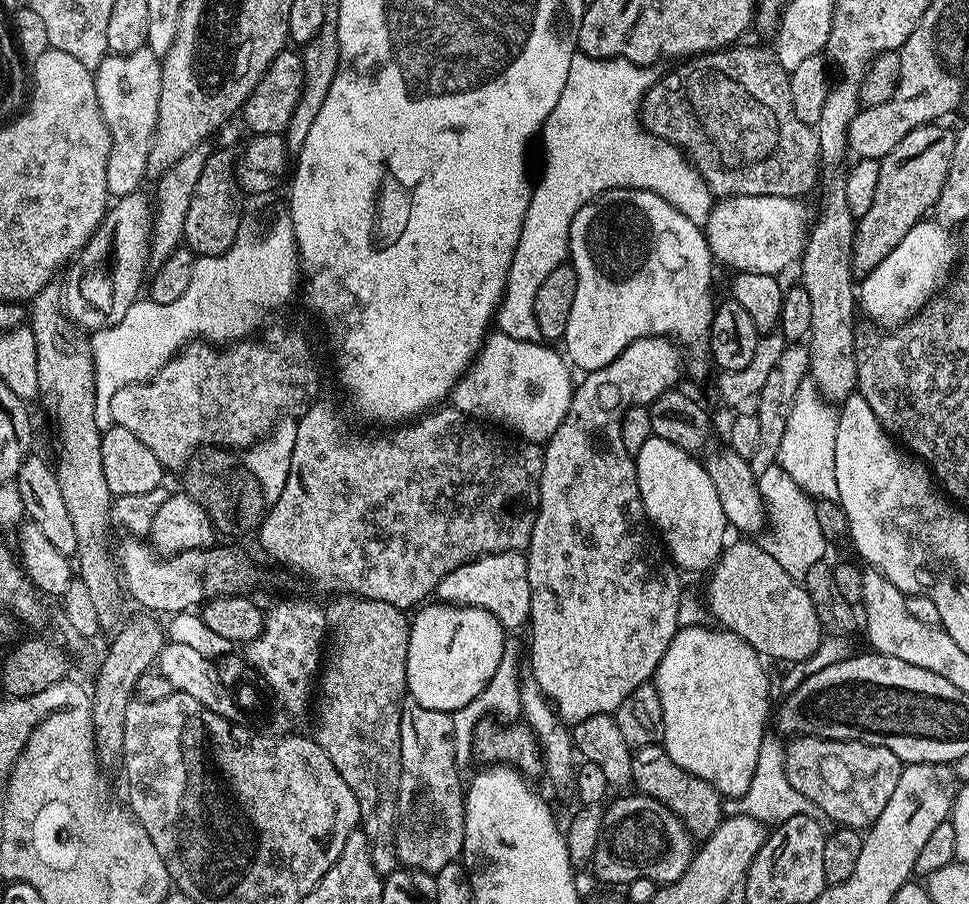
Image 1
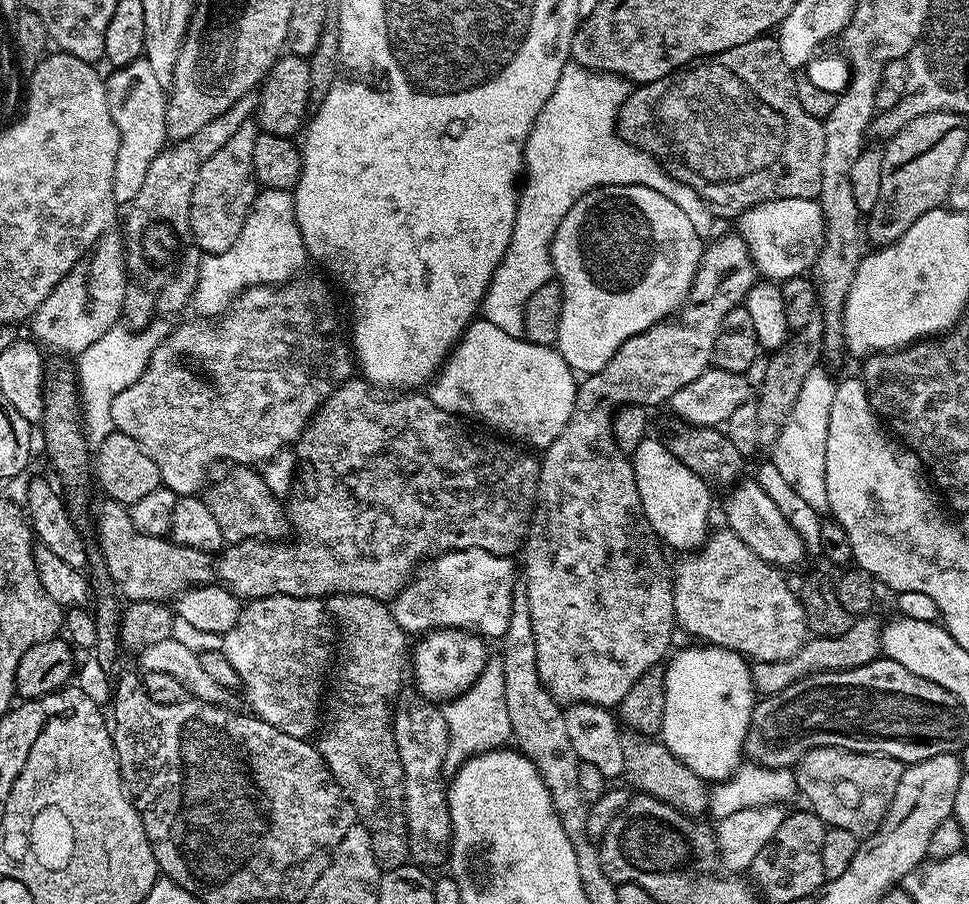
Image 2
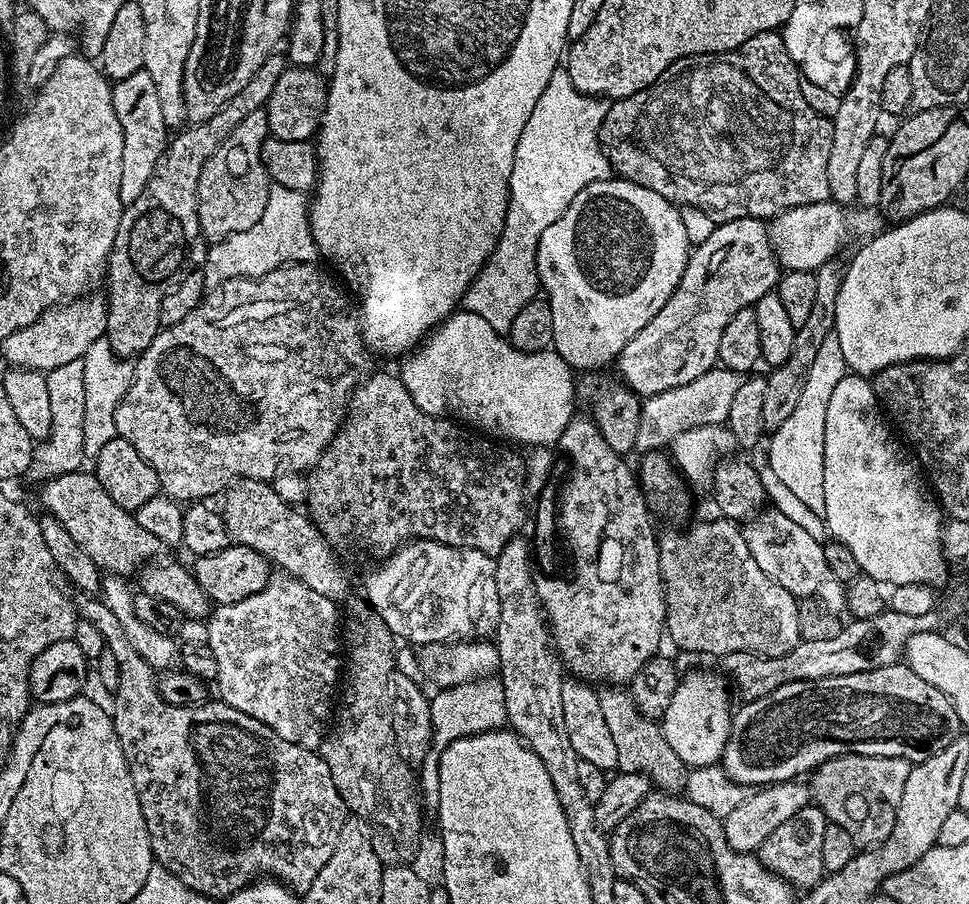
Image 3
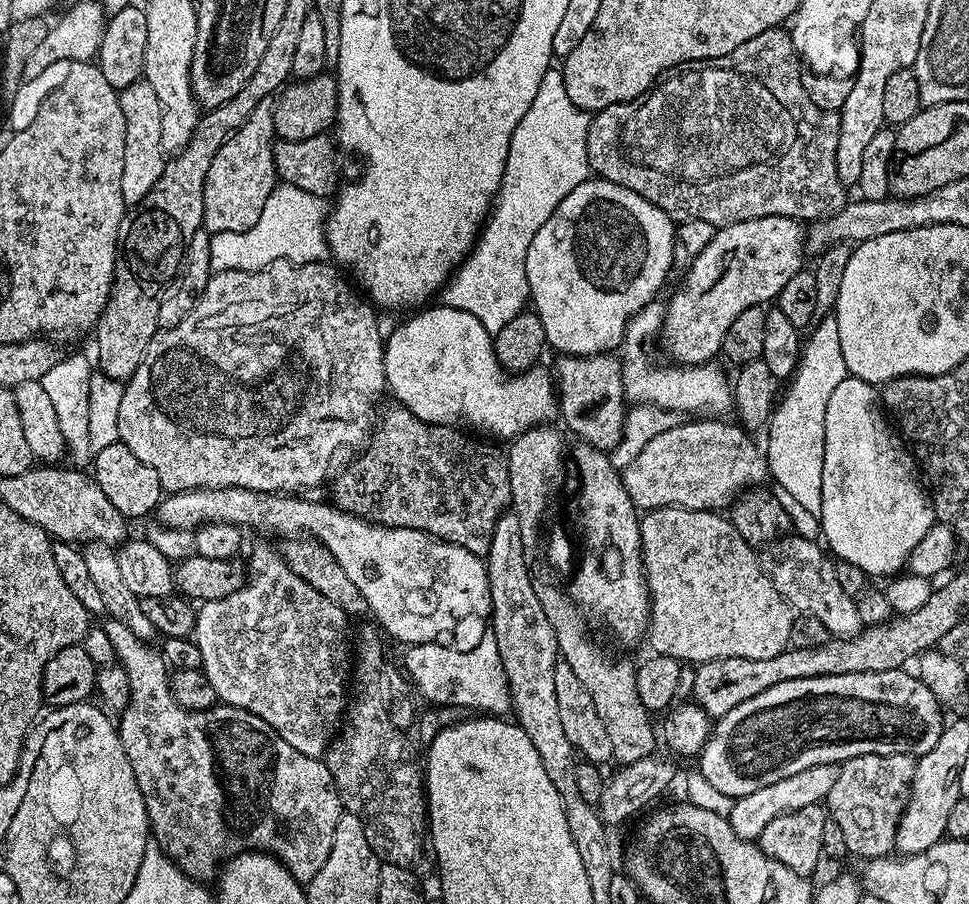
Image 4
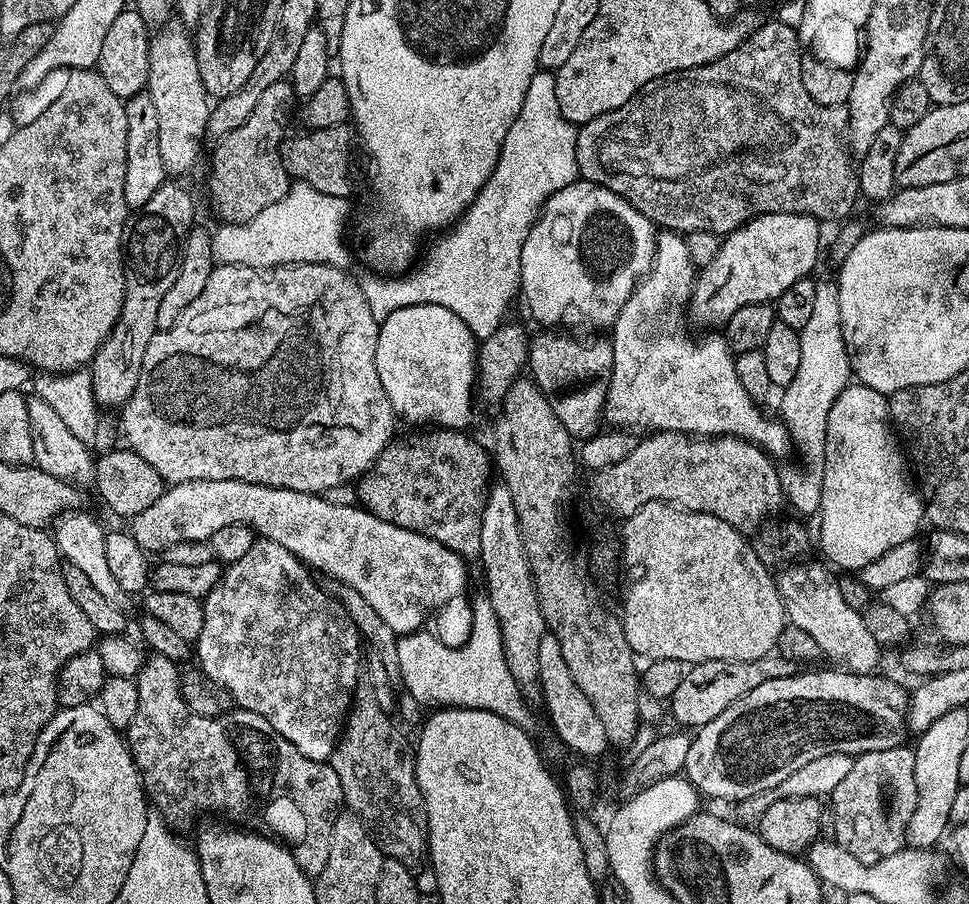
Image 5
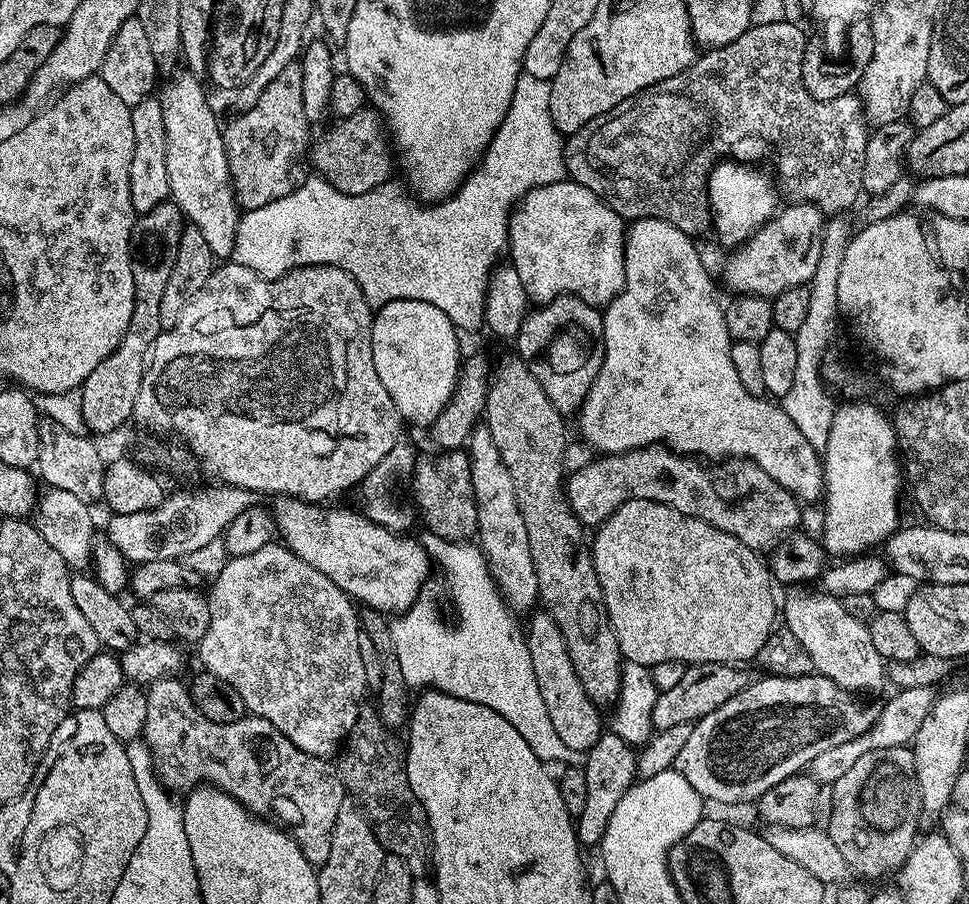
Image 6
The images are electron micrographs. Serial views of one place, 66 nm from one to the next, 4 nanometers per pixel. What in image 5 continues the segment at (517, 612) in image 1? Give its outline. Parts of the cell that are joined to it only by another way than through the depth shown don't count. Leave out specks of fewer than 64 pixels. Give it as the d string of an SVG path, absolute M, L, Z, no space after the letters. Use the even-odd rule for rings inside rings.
M194 479L167 487L153 506L131 519L130 535L145 552L158 554L178 542L211 541L212 536L227 525L246 525L259 537L285 546L311 569L322 570L337 583L348 584L358 591L398 636L419 631L426 618L434 615L434 634L443 644L451 648L464 645L471 636L474 615L473 603L468 598L465 559L421 532L394 526L363 507L354 508L328 499L319 493L262 486L238 479Z

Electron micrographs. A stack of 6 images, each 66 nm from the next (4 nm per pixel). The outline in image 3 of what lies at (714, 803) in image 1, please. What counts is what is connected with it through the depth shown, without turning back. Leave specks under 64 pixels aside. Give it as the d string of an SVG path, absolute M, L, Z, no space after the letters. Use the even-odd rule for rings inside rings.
M604 686L599 689L599 693L606 726L618 749L616 768L620 772L644 773L661 793L683 793L690 769L682 762L682 758L678 758L678 754L674 754L674 750L670 750L670 742L666 742L663 727L640 713L638 706L634 706L631 691L620 686Z

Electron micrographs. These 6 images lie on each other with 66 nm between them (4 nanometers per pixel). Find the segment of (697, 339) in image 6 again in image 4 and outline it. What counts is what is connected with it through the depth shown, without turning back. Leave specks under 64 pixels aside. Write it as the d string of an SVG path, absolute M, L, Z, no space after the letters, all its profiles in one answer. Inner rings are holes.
M660 302L647 304L637 316L633 316L631 322L628 324L627 330L624 332L624 338L622 341L622 353L624 352L624 356L622 355L622 359L620 360L620 369L622 370L622 386L624 387L625 397L627 397L633 405L652 404L654 407L667 408L669 412L675 412L677 414L692 412L688 414L699 414L704 418L720 418L725 414L731 413L733 411L733 385L730 383L730 376L727 376L727 374L719 368L719 363L709 362L707 364L685 364L683 366L677 366L672 362L667 362L668 364L655 364L655 362L652 361L652 340L654 344L654 341L660 335L660 327L664 324L664 309L665 305L663 303L660 304Z

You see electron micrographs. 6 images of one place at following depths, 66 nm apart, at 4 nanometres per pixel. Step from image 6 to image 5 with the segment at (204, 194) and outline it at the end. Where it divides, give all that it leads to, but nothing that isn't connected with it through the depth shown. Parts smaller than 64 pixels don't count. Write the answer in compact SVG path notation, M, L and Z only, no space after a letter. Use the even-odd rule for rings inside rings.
M169 22L150 39L150 74L146 89L158 113L158 150L162 153L162 166L172 178L184 176L200 160L200 147L206 144L210 97L206 86L202 86L202 74L198 74L196 46L189 29L179 22Z

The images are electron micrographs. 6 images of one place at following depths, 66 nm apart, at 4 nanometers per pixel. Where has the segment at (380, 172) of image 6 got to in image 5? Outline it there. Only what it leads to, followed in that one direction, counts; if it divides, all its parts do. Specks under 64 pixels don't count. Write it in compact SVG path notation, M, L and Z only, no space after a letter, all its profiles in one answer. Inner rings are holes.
M347 123L339 124L338 126L330 126L329 128L313 128L311 130L301 131L301 136L285 139L283 146L280 148L282 154L282 166L288 171L289 177L293 181L305 184L306 186L314 186L314 190L318 190L318 194L330 194L331 196L342 196L345 198L351 197L352 192L352 136L354 140L354 132Z

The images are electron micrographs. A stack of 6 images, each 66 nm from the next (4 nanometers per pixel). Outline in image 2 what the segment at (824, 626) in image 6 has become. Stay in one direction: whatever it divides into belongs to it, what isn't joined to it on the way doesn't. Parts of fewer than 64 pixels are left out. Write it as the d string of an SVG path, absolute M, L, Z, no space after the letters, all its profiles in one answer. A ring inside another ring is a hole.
M754 478L741 479L729 491L729 496L724 500L724 520L727 531L734 533L738 538L742 538L742 542L746 542L746 546L750 546L750 550L754 550L754 554L758 554L758 558L762 558L767 564L774 564L781 570L789 570L795 564L800 564L804 560L804 552L806 553L806 545L802 537L798 534L790 522L786 522L786 518L782 514L782 510L778 510L778 506L774 506L774 498L770 498L770 494L766 494L766 490L762 490L762 486Z

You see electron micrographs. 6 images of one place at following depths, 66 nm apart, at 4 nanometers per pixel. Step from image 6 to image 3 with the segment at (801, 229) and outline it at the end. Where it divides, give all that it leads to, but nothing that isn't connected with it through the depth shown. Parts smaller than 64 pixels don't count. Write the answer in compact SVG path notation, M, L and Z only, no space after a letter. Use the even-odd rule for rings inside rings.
M747 216L717 223L710 238L691 249L686 270L674 294L670 294L666 306L662 306L662 310L658 310L658 314L654 314L654 318L650 318L650 322L646 322L646 326L642 326L642 330L638 330L634 338L630 338L630 342L626 342L626 346L616 357L614 368L620 371L619 379L637 396L647 398L701 378L702 374L717 367L722 330L726 330L730 318L734 318L738 310L755 306L758 298L773 291L781 275L782 269L772 249L768 224L765 221Z

